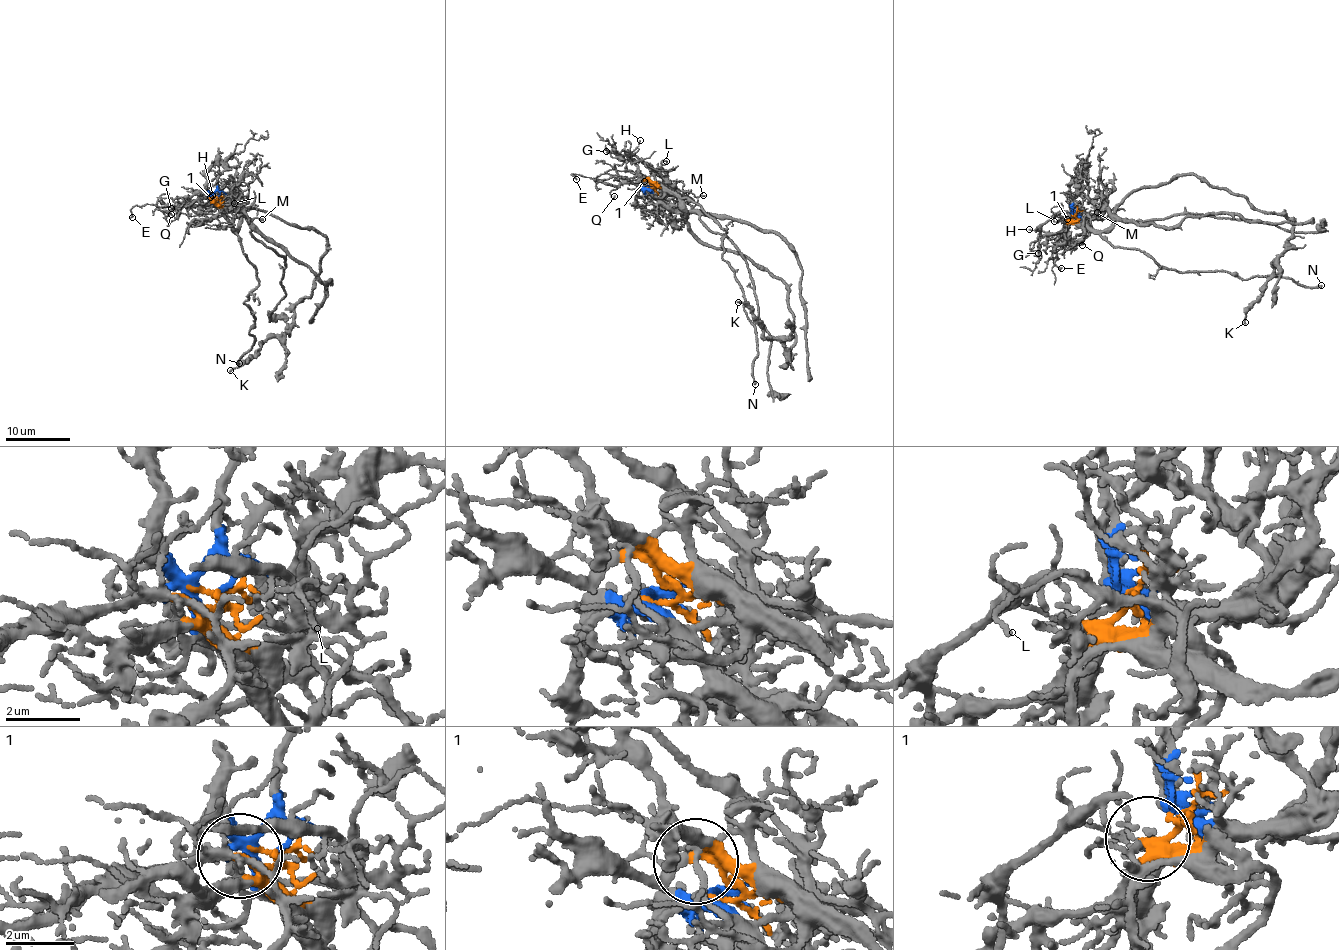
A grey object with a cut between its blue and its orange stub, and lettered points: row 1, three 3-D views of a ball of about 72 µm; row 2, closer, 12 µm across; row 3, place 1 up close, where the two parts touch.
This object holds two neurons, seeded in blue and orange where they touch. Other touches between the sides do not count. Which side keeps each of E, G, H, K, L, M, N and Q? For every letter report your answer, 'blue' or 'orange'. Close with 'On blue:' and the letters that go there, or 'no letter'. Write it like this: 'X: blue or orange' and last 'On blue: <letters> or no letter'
E: orange
G: orange
H: orange
K: orange
L: orange
M: orange
N: orange
Q: orange
On blue: no letter

